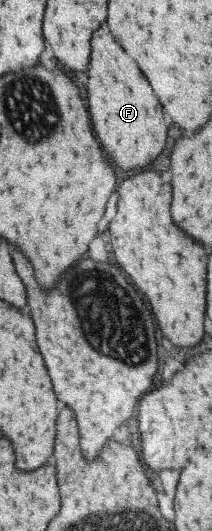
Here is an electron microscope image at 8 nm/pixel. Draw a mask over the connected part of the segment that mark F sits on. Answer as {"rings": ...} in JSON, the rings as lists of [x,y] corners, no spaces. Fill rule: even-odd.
{"rings":[[[103,23],[103,27],[95,31],[91,39],[91,59],[87,105],[93,129],[103,149],[123,171],[145,169],[153,165],[167,145],[169,129],[165,123],[165,113],[141,69],[111,37],[107,23]]]}

